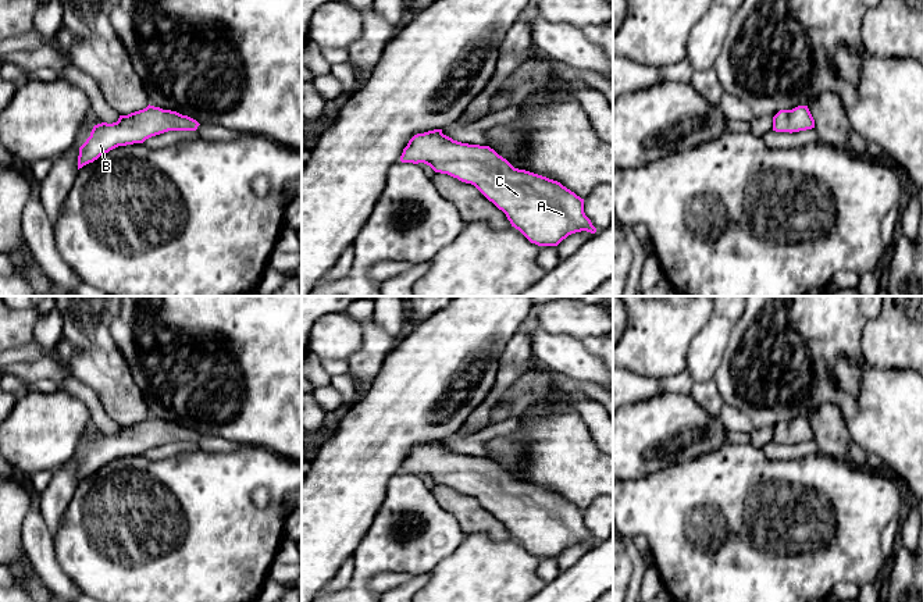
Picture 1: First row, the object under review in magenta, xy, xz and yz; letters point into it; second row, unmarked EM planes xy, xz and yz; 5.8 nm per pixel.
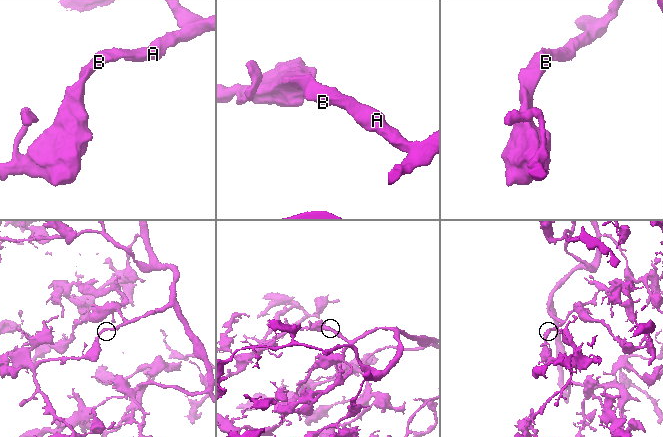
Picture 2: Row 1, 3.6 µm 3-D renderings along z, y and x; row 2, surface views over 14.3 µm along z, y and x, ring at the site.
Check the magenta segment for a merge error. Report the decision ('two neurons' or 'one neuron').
one neuron

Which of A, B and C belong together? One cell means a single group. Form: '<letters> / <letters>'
A B C

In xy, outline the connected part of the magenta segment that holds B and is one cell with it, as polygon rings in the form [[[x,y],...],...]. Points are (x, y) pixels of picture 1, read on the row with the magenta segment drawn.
[[[149,104],[143,110],[120,115],[117,122],[95,125],[90,136],[79,147],[78,170],[118,146],[143,143],[168,131],[196,131],[199,125],[188,115]]]

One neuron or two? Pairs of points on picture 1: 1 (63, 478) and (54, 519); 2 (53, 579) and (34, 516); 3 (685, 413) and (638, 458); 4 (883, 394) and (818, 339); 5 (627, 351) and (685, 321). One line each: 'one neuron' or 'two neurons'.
1: one neuron
2: one neuron
3: one neuron
4: one neuron
5: one neuron

